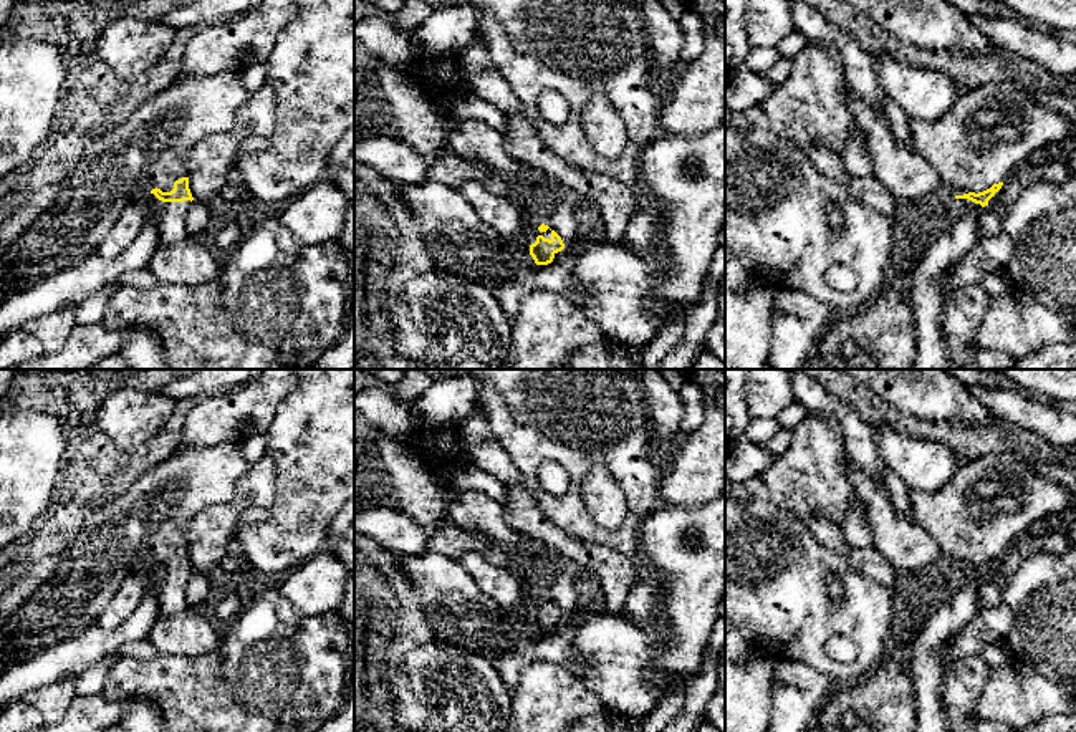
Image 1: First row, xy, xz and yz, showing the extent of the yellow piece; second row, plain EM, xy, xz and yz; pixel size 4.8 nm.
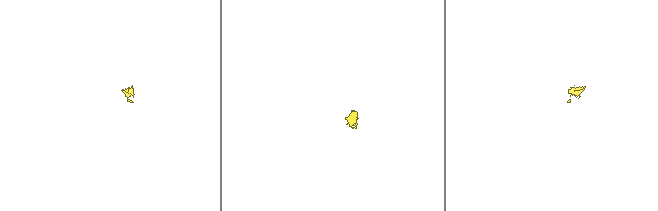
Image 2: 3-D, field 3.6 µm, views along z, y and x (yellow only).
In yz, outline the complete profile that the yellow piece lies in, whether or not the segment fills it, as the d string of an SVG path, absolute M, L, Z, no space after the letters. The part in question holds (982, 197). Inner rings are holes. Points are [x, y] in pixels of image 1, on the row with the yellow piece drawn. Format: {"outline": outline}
{"outline": "M990 83L962 91L957 103L937 121L909 119L914 149L937 171L945 192L955 197L955 214L932 234L917 263L909 288L914 311L915 359L912 369L950 369L949 343L944 333L944 306L950 290L944 287L947 273L980 238L982 209L1026 159L1069 134L1068 119L1038 104L1023 86Z"}

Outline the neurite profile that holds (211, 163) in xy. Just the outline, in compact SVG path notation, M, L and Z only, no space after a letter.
M267 83L242 103L230 131L212 134L190 151L187 177L194 200L215 204L222 189L232 181L230 174L242 142L250 136L270 139L275 123L275 93Z

